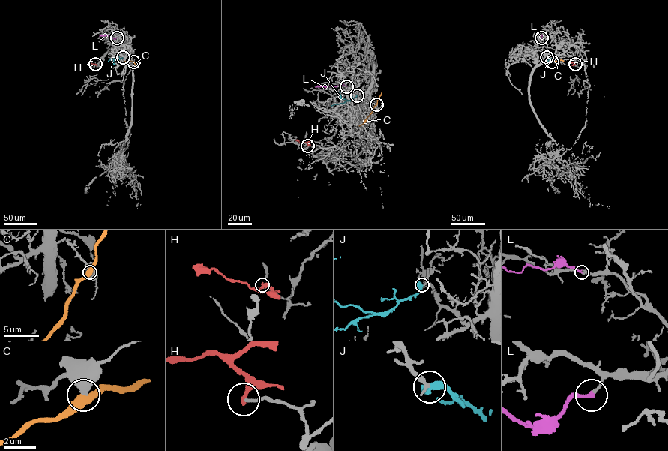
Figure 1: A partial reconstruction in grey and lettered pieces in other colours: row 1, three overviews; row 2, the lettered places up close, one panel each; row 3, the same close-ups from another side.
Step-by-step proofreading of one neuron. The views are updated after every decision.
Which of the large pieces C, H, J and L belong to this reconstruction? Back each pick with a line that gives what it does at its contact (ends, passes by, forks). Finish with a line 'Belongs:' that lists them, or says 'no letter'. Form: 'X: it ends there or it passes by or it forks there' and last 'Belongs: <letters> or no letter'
J: it ends there
Belongs: J

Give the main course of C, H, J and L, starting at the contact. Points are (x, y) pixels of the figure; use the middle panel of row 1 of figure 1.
C: (376, 104), (366, 121), (359, 126)
H: (307, 145), (305, 142), (300, 143), (295, 139)
J: (357, 95), (351, 100), (342, 99), (339, 92), (343, 91)
L: (346, 86), (315, 87)

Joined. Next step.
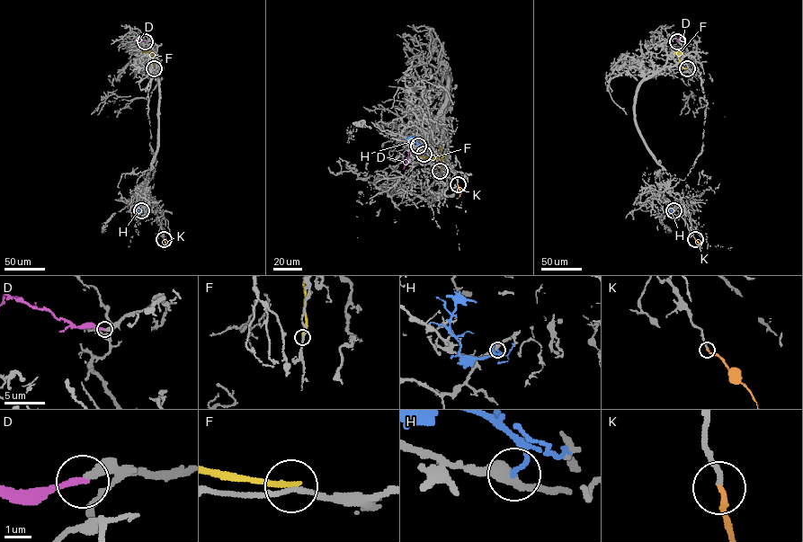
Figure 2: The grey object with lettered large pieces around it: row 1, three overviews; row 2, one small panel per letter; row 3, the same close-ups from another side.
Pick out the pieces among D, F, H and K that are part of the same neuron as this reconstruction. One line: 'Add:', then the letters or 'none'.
Add: D

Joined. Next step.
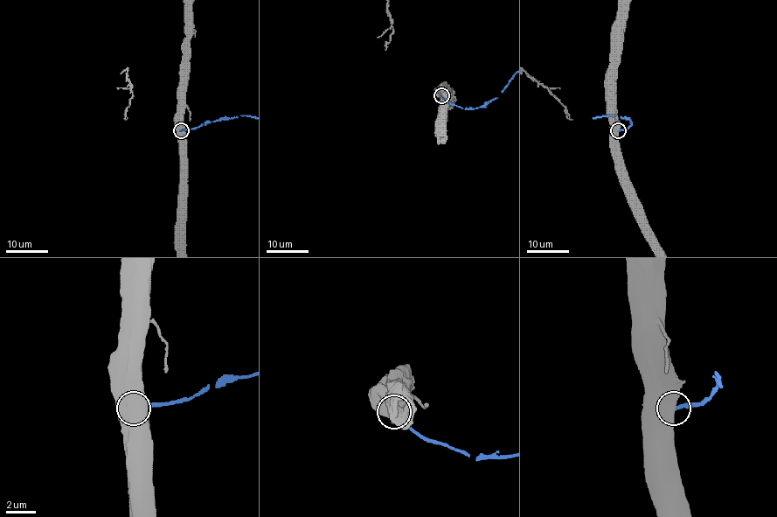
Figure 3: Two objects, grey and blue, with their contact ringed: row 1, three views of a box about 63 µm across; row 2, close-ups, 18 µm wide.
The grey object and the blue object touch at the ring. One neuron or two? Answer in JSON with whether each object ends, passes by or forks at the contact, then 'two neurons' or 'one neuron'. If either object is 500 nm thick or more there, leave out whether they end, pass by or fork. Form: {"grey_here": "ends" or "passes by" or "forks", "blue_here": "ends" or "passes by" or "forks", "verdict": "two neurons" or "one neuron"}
{"verdict": "two neurons"}

